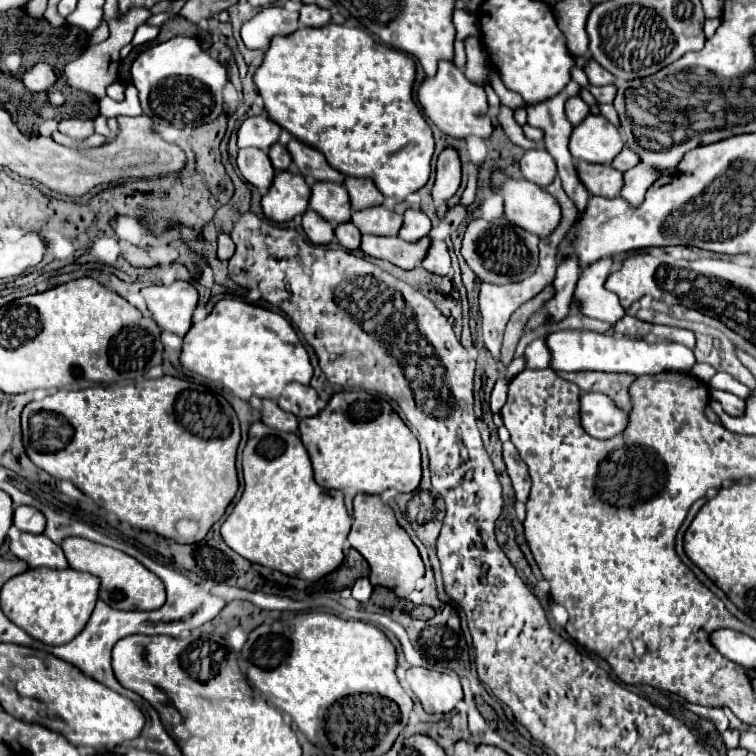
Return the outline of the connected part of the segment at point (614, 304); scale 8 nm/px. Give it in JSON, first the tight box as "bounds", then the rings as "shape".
{"bounds":[573,258,625,324],"shape":[[[603,258],[601,262],[587,266],[577,282],[573,298],[579,302],[579,312],[583,316],[615,324],[619,318],[625,316],[625,310],[619,304],[619,298],[605,288],[609,268],[611,258]]]}

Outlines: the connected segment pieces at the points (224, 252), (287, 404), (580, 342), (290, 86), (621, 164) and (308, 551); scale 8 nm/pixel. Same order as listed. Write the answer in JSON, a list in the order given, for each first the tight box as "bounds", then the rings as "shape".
[{"bounds":[217,234,235,260],"shape":[[[219,234],[219,248],[217,248],[217,256],[219,260],[229,260],[235,252],[235,246],[231,242],[229,234]]]},{"bounds":[277,382,319,418],"shape":[[[291,382],[285,392],[281,394],[281,398],[277,400],[277,404],[287,410],[293,412],[299,418],[307,418],[307,416],[315,416],[319,412],[317,406],[317,392],[311,386],[303,386],[303,384],[295,384]]]},{"bounds":[547,330,695,376],"shape":[[[559,330],[550,334],[547,346],[551,352],[550,368],[554,371],[581,372],[581,370],[599,370],[599,372],[627,372],[635,376],[659,374],[667,370],[691,370],[695,364],[693,350],[679,342],[645,342],[625,336],[609,336],[591,330]]]},{"bounds":[255,24,433,202],"shape":[[[327,24],[323,28],[299,28],[289,36],[275,36],[271,40],[271,48],[265,54],[263,64],[257,68],[255,72],[255,84],[259,94],[265,100],[265,110],[269,120],[273,120],[275,124],[279,124],[281,128],[285,128],[293,138],[297,138],[299,142],[321,150],[327,158],[327,162],[339,170],[345,176],[353,176],[353,178],[371,178],[375,182],[375,186],[381,190],[381,194],[385,198],[393,198],[397,202],[403,202],[411,192],[417,192],[419,188],[423,188],[429,180],[431,174],[431,156],[433,156],[433,132],[429,128],[429,124],[425,122],[425,118],[421,116],[417,104],[413,102],[413,80],[415,80],[415,62],[413,58],[409,58],[409,54],[403,54],[395,48],[389,48],[385,44],[381,44],[379,40],[375,40],[373,36],[369,36],[367,32],[359,30],[359,28],[347,28],[347,26],[339,26],[339,24]]]},{"bounds":[611,146,639,172],"shape":[[[625,146],[625,148],[613,158],[611,166],[617,168],[617,170],[621,170],[621,172],[627,172],[631,166],[635,166],[635,162],[639,162],[639,160],[637,160],[637,154],[633,154],[631,150],[627,150],[627,146]]]},{"bounds":[221,422,351,580],"shape":[[[263,422],[251,424],[249,440],[243,450],[243,478],[245,490],[221,526],[223,540],[237,554],[255,564],[275,568],[287,576],[299,576],[305,580],[319,580],[343,562],[343,544],[351,530],[351,518],[343,504],[343,492],[325,488],[321,490],[321,486],[313,480],[309,456],[297,434],[273,430]]]}]

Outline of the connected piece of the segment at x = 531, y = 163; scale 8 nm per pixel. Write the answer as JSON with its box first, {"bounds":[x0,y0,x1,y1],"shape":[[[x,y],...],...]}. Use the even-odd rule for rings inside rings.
{"bounds":[521,150,557,188],"shape":[[[527,150],[521,160],[521,172],[527,180],[545,188],[555,180],[557,166],[547,150]]]}

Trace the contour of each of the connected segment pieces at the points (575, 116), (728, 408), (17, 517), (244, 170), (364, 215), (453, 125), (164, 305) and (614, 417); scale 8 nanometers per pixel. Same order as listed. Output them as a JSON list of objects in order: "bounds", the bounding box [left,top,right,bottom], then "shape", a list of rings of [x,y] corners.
[{"bounds":[565,96,589,126],"shape":[[[573,96],[565,102],[565,116],[573,126],[577,126],[587,114],[589,114],[589,106],[579,96]]]},{"bounds":[709,390,743,416],"shape":[[[709,390],[709,398],[717,400],[727,414],[735,414],[735,416],[743,414],[743,400],[737,398],[735,394],[729,394],[723,390]]]},{"bounds":[13,506,45,534],"shape":[[[17,506],[13,512],[13,524],[21,532],[29,532],[29,534],[43,534],[45,530],[43,514],[33,506]]]},{"bounds":[237,150,275,192],"shape":[[[239,150],[237,166],[243,178],[261,192],[265,192],[275,178],[275,168],[271,166],[267,152],[263,150]]]},{"bounds":[351,206,403,236],"shape":[[[373,206],[367,210],[357,210],[351,214],[351,222],[361,230],[361,234],[373,236],[397,236],[403,216],[387,210],[385,206]]]},{"bounds":[417,62,493,138],"shape":[[[439,62],[437,74],[425,78],[417,90],[417,100],[423,106],[423,112],[439,126],[447,136],[453,138],[467,138],[469,134],[479,138],[489,138],[493,132],[491,118],[487,116],[487,98],[483,86],[465,78],[463,70],[457,68],[453,62]]]},{"bounds":[141,282,197,336],"shape":[[[191,282],[147,286],[141,290],[141,294],[161,330],[173,332],[177,336],[185,336],[189,332],[191,314],[197,306],[197,290]]]},{"bounds":[581,392,629,438],"shape":[[[583,392],[581,396],[583,428],[595,438],[613,438],[629,424],[629,414],[601,392]]]}]

